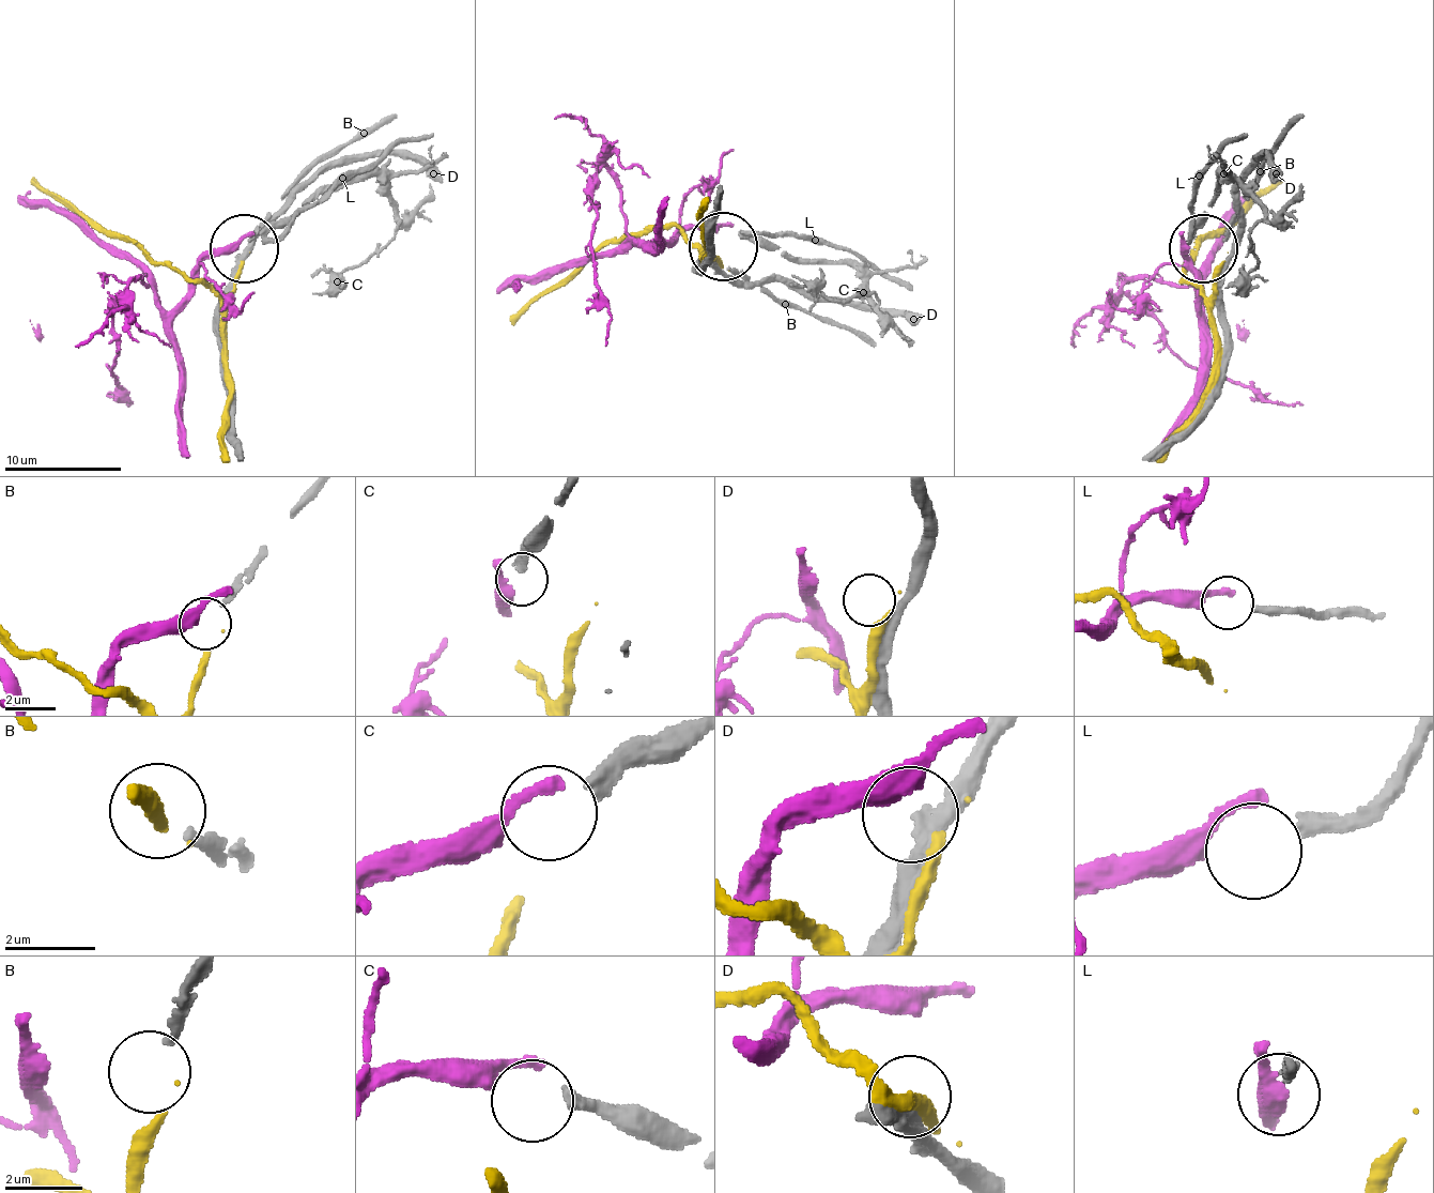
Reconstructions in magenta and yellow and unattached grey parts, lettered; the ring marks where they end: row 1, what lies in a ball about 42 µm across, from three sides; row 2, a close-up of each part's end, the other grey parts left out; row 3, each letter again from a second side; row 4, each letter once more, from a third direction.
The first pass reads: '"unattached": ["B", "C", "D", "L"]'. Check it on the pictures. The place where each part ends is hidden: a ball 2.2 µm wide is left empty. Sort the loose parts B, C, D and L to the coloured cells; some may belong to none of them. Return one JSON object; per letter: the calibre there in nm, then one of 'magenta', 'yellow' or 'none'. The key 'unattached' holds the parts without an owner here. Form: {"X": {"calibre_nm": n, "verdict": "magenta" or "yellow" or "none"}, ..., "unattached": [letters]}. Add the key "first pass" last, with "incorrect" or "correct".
{"B": {"calibre_nm": 280, "verdict": "none"}, "C": {"calibre_nm": 360, "verdict": "none"}, "D": {"calibre_nm": 400, "verdict": "none"}, "L": {"calibre_nm": 320, "verdict": "none"}, "unattached": ["B", "C", "D", "L"], "first pass": "correct"}

